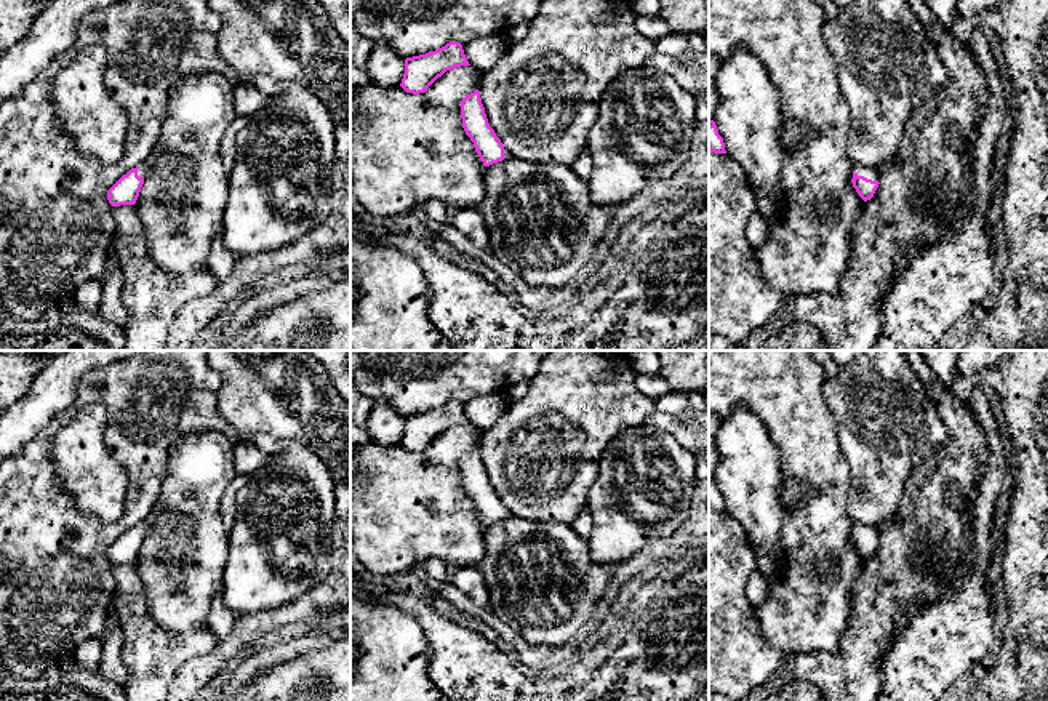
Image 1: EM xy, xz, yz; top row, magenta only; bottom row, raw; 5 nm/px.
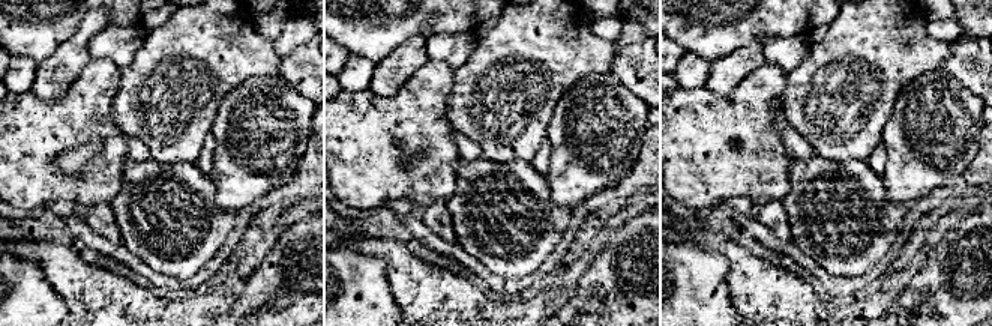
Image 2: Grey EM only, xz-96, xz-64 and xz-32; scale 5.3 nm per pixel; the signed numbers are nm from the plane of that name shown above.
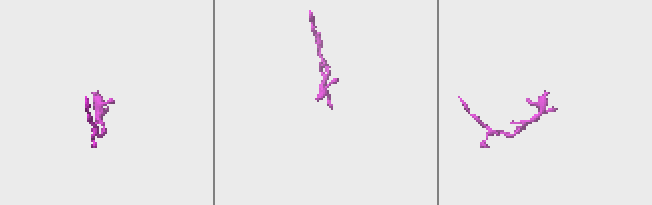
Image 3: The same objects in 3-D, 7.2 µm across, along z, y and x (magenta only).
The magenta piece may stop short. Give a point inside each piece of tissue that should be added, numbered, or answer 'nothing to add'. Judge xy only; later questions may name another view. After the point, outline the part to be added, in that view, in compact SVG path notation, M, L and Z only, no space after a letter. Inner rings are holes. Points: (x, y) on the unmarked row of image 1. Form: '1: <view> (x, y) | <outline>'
1: xy (143, 528) | M157 499L149 517L144 522L138 523L138 535L139 536L144 536L144 538L147 536L150 525L155 522L158 509L160 509L160 501Z

